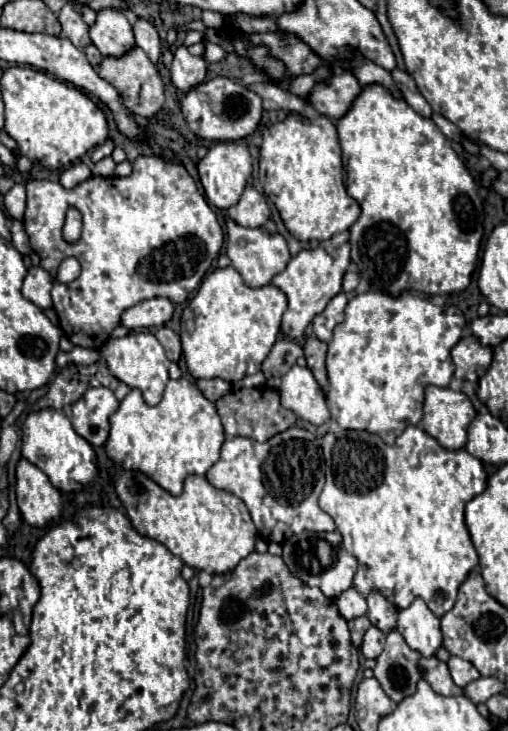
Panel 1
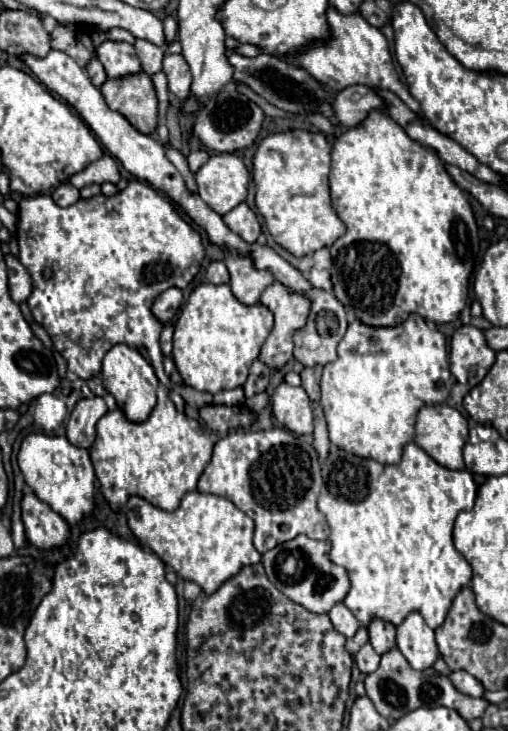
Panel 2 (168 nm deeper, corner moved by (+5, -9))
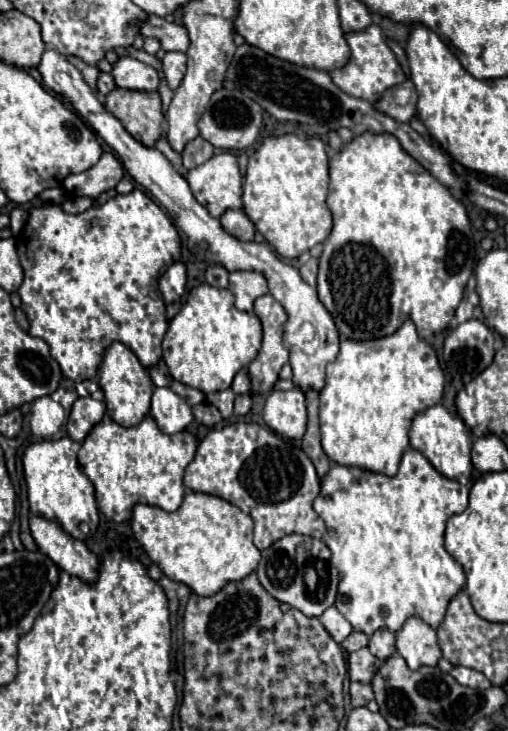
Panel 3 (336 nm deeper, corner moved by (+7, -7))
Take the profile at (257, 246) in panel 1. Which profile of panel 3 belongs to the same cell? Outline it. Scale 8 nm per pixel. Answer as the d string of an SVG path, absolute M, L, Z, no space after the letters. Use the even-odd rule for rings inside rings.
M234 271L230 273L230 285L228 289L232 291L234 299L236 299L236 307L240 311L252 311L254 309L254 301L268 293L268 283L260 273L252 273L252 271Z

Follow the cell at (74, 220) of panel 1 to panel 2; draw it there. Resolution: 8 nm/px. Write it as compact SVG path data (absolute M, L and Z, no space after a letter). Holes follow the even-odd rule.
M62 183L52 191L52 199L54 199L56 205L68 207L68 205L72 205L72 203L76 203L80 199L80 191L70 183Z

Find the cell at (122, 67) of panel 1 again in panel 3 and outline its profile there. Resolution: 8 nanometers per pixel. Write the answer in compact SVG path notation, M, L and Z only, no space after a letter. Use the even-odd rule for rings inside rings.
M116 87L104 97L104 107L134 139L148 147L152 147L162 133L164 113L158 91L130 91Z

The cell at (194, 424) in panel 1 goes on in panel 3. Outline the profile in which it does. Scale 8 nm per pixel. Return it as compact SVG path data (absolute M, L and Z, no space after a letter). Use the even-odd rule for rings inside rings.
M152 415L134 427L122 427L116 421L102 421L84 439L78 461L96 489L98 509L112 521L126 521L136 503L156 505L164 511L176 511L184 497L184 471L194 459L198 439L190 431L174 435L162 433Z

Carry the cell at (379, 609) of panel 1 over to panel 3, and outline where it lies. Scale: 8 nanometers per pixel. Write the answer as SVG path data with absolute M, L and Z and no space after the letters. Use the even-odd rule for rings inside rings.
M378 629L378 631L370 637L368 649L370 649L370 653L374 653L380 661L388 659L388 657L394 653L394 649L396 649L396 645L394 645L394 633L388 631L388 629Z

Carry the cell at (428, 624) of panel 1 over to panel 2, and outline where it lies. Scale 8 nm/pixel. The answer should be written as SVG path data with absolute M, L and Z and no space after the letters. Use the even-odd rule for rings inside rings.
M416 611L410 613L406 621L396 627L396 643L400 653L414 669L428 669L438 659L434 631Z

